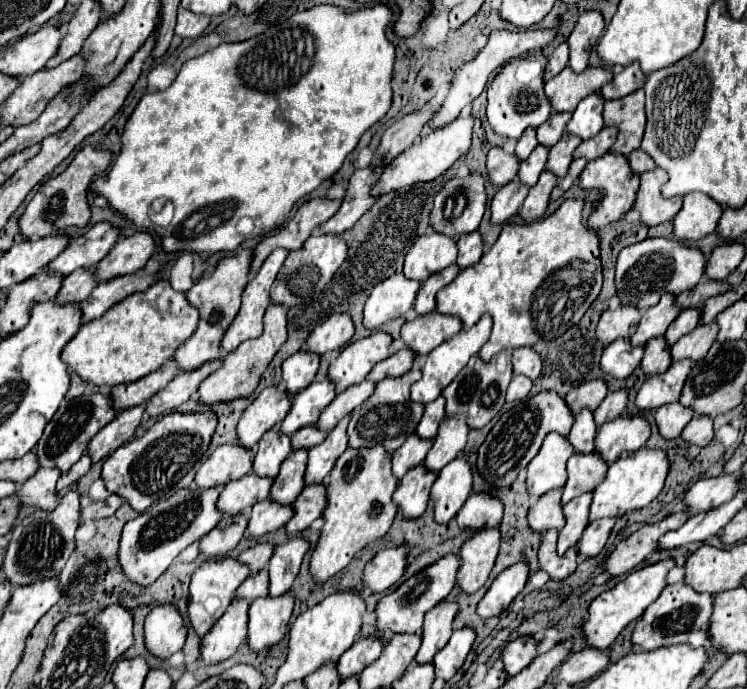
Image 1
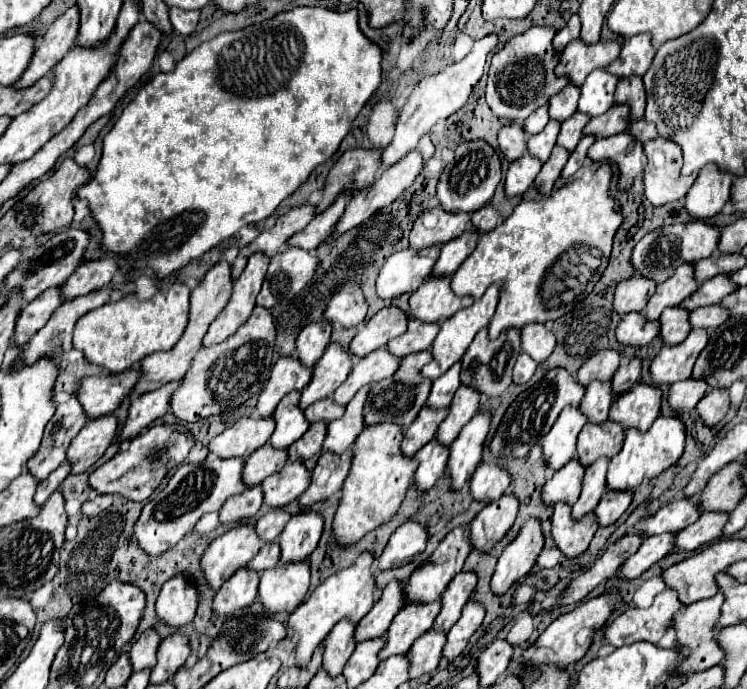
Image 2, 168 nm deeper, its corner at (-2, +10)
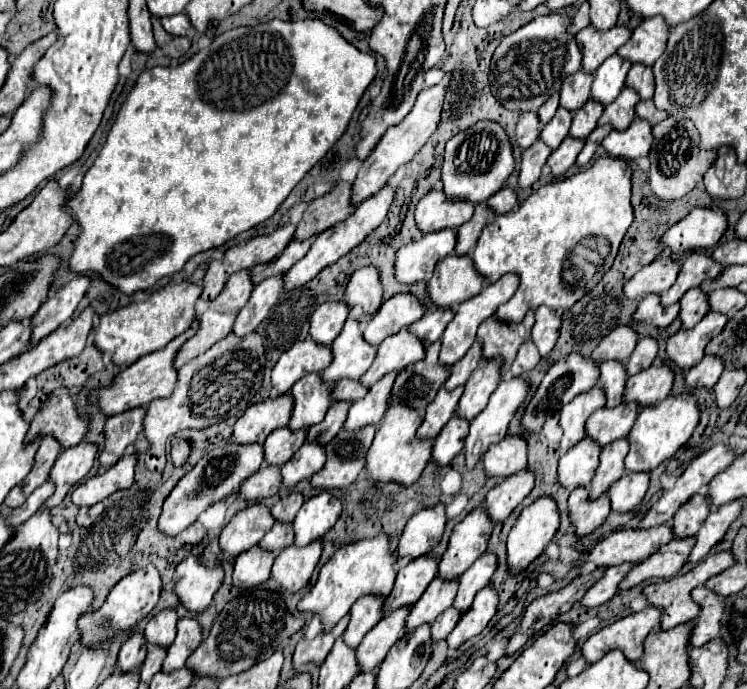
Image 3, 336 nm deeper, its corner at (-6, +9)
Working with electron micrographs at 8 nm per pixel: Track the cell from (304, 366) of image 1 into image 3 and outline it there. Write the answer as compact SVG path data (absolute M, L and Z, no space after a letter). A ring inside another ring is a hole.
M326 302L318 306L310 318L310 338L320 346L330 346L342 332L348 318L348 306L344 302Z

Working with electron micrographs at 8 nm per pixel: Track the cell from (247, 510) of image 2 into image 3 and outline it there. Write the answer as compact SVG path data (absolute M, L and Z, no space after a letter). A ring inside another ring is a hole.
M264 466L256 474L252 474L248 482L240 486L238 496L244 498L246 502L256 502L258 498L264 500L264 498L276 496L278 490L280 490L280 468Z

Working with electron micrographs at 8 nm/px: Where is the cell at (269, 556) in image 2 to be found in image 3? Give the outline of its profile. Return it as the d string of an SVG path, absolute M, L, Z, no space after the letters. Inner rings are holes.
M276 522L274 528L260 540L260 548L270 550L270 552L280 552L280 550L284 550L286 546L292 544L292 538L294 538L292 524L290 522L288 524Z

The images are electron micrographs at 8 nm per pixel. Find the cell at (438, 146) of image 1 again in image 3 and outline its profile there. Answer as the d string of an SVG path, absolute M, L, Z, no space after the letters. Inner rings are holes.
M386 184L378 194L374 194L372 198L368 198L368 200L364 200L364 202L360 202L360 204L356 206L354 214L350 214L344 222L340 222L340 224L336 224L336 226L320 232L318 238L316 238L316 242L314 242L312 248L308 250L308 254L306 254L302 260L298 260L298 262L286 272L286 290L296 288L296 286L302 286L302 284L306 284L308 280L312 280L312 278L316 276L316 272L320 272L324 266L336 262L338 258L342 258L348 250L352 250L354 246L358 246L374 228L378 228L378 226L382 224L382 220L386 218L392 202L394 202L394 192L396 192L396 188L394 188L392 184Z

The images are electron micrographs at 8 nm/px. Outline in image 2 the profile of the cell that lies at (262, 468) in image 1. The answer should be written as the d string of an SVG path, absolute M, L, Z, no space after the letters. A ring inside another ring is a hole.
M300 391L288 393L274 411L276 431L270 437L270 443L276 449L290 447L296 439L302 437L304 431L308 431L308 419L304 417L304 411L300 409Z

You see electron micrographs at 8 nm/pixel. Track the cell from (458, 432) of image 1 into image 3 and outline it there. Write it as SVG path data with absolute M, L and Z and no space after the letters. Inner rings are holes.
M480 362L464 386L464 394L458 402L454 416L472 422L488 404L488 398L496 390L498 378L500 378L500 370L496 370L496 366L484 366L484 362Z

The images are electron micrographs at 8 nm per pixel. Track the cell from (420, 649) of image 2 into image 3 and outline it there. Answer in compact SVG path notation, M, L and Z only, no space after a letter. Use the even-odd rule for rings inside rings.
M448 608L444 614L440 614L440 616L430 624L432 642L444 640L444 638L452 632L452 628L458 624L458 620L460 620L460 614L458 614L458 610L454 610L454 608Z

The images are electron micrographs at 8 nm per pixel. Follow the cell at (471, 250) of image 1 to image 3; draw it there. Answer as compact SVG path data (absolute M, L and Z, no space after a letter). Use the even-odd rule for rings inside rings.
M502 188L492 198L488 198L486 204L490 210L494 210L496 216L502 216L502 214L508 214L512 210L512 206L516 204L516 194L510 188Z

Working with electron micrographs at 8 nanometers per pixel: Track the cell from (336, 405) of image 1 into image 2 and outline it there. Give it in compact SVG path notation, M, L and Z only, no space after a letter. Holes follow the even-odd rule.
M388 347L376 349L376 353L370 353L356 361L350 377L334 391L334 401L340 405L346 405L358 393L360 387L368 383L378 383L394 375L398 367L400 367L400 357L394 357L388 351Z

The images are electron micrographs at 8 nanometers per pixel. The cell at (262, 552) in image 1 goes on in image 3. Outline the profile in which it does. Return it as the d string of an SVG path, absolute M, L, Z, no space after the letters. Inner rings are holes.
M292 492L292 494L280 498L280 500L272 506L270 512L272 512L272 516L274 516L276 522L292 522L294 516L296 516L296 512L302 508L302 504L304 504L302 494Z

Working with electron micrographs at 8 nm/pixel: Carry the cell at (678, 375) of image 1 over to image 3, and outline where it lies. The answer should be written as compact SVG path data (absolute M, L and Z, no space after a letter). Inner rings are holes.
M708 312L692 330L676 332L666 346L668 360L672 360L682 370L690 370L704 358L706 344L722 332L726 322L728 316Z

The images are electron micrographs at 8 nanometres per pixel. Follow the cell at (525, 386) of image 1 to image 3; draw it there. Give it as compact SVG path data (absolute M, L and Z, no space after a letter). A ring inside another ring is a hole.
M528 340L528 342L524 342L524 346L520 346L520 350L518 350L518 356L516 356L514 364L512 364L512 374L514 374L514 376L524 376L524 374L528 374L530 370L534 370L538 362L540 362L540 354L538 354L536 346Z

